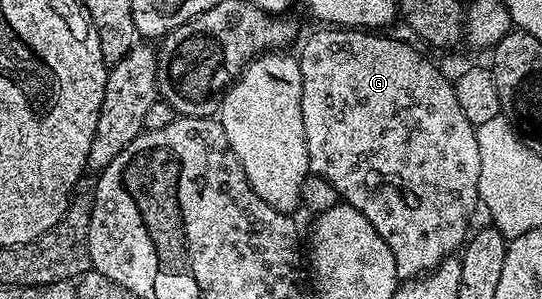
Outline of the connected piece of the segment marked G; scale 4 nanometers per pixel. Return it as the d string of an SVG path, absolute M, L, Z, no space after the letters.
M329 25L321 30L325 31L315 32L299 54L309 170L331 181L338 196L375 225L375 233L387 241L395 257L398 280L418 278L450 258L470 234L469 222L477 207L479 211L477 128L463 114L451 79L411 44L365 29Z

